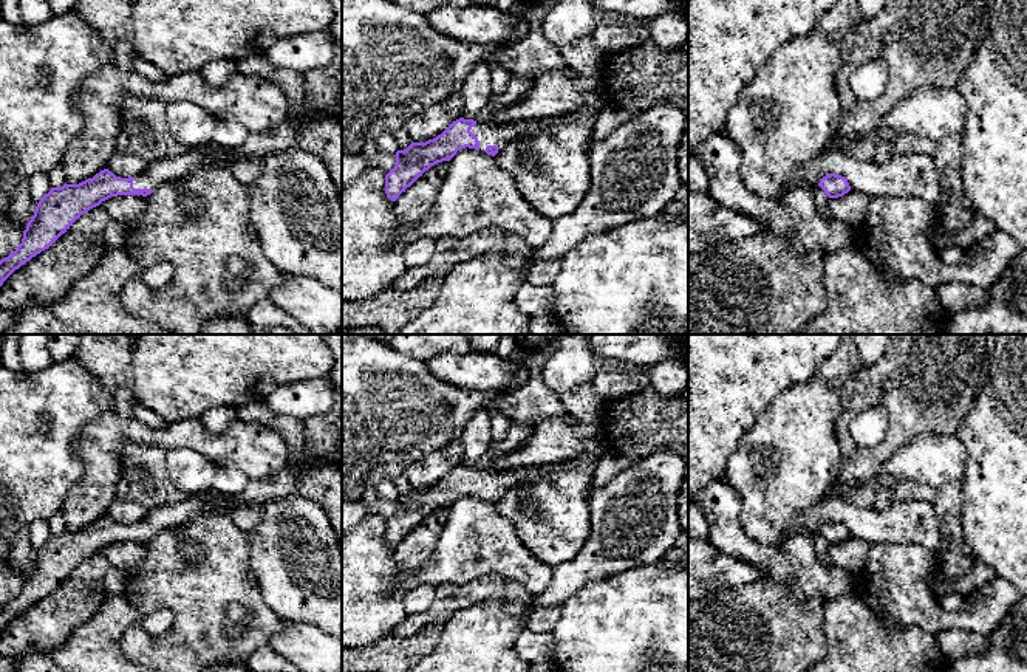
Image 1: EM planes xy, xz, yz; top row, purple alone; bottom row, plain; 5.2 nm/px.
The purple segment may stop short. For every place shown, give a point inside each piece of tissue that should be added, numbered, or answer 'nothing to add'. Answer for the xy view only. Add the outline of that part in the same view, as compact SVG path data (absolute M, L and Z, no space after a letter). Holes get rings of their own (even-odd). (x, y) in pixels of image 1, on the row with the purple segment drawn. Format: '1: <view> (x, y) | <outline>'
1: xy (259, 144) | M289 113L285 121L269 130L249 133L246 142L237 150L224 150L215 142L209 142L207 146L187 149L175 158L152 161L144 172L133 177L133 187L155 190L162 183L181 180L237 159L261 161L268 155L294 147L295 139L297 127Z

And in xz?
1: xz (487, 133) | M585 107L574 113L566 113L554 118L527 119L514 124L493 124L487 118L476 121L476 125L470 132L479 141L479 150L484 152L487 146L496 146L498 152L503 152L506 144L515 138L537 133L548 127L554 127L563 122L595 122L600 107Z

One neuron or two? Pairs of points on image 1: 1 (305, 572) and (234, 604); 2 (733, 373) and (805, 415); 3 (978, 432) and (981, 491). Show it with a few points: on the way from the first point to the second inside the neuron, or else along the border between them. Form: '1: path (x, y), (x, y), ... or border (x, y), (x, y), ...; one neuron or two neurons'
1: border (248, 558), (263, 601), (283, 620); two neurons
2: border (806, 380), (784, 387), (750, 425); two neurons
3: path (986, 446), (986, 477); one neuron

